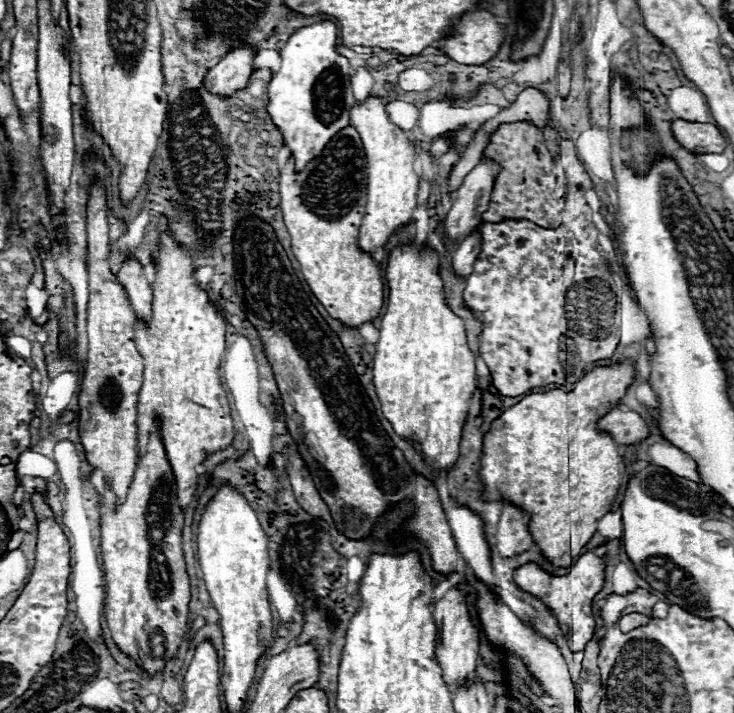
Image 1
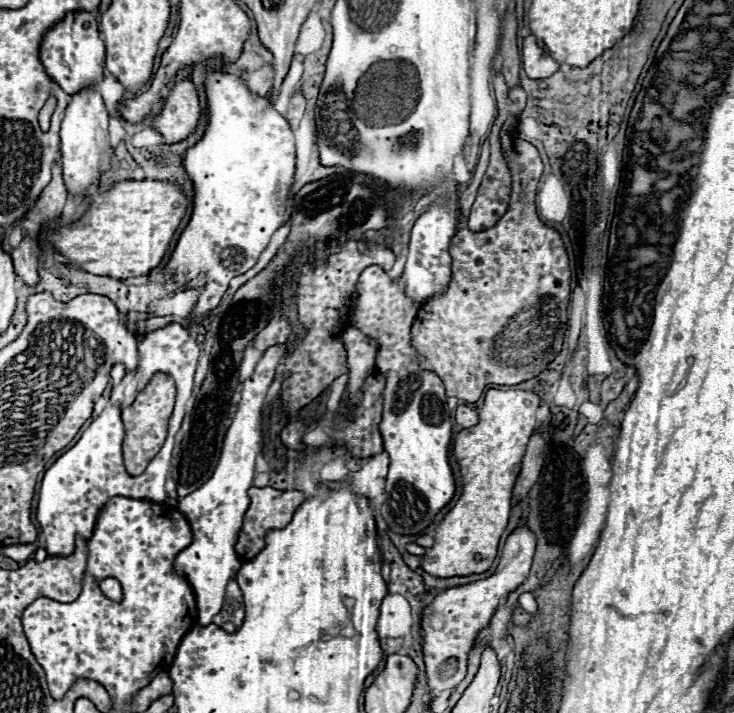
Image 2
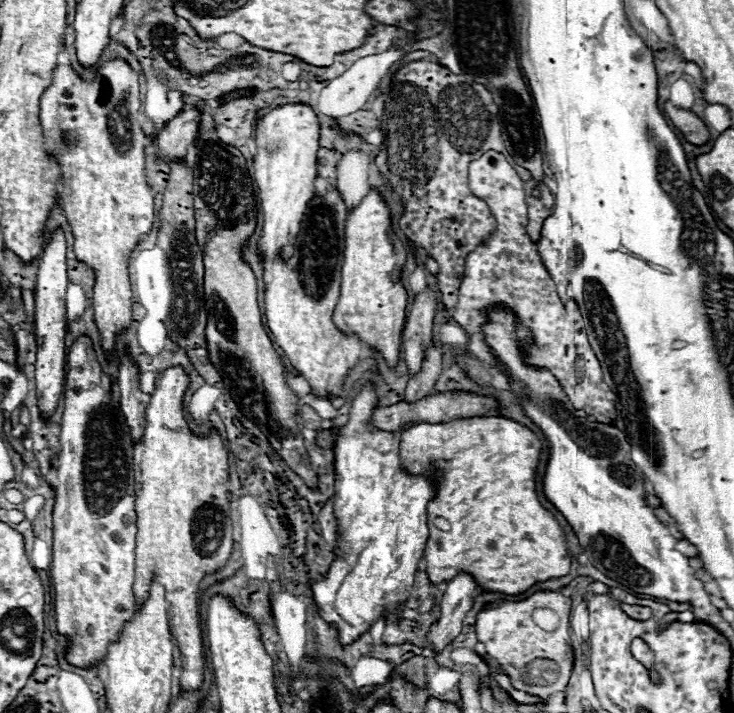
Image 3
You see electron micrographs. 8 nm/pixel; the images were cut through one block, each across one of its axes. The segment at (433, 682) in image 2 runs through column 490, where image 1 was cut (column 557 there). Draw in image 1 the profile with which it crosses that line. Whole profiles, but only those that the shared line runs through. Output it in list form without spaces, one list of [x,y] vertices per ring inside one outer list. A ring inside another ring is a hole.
[[[586,552],[570,566],[570,572],[564,574],[564,576],[554,576],[548,570],[544,570],[542,566],[538,566],[536,562],[528,562],[514,572],[514,580],[524,592],[536,594],[536,598],[540,598],[556,614],[556,618],[560,622],[560,628],[568,634],[570,650],[578,652],[578,650],[584,650],[586,642],[592,640],[594,630],[596,630],[592,600],[604,586],[604,580],[606,580],[604,568],[606,566],[604,566],[600,556],[596,556],[592,552]]]

